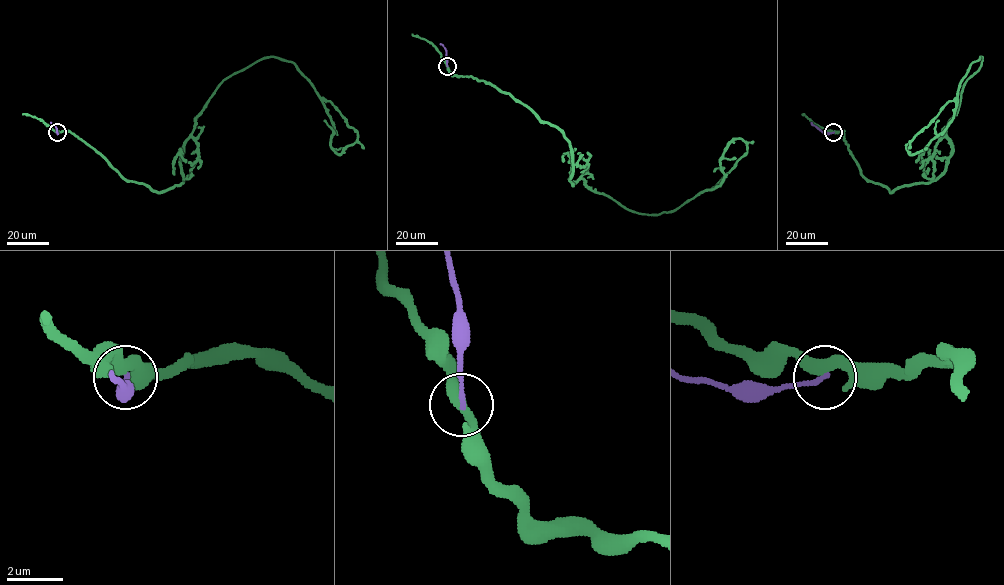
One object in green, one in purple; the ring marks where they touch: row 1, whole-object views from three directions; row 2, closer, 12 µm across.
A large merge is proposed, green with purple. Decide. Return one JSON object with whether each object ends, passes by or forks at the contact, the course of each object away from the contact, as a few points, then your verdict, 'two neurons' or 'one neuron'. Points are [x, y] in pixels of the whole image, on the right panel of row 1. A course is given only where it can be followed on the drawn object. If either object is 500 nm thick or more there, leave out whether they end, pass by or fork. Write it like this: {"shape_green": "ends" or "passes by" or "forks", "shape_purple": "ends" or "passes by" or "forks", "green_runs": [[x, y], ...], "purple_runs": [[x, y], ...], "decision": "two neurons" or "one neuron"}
{"shape_green": "passes by", "shape_purple": "ends", "green_runs": [[834, 132], [843, 131], [860, 172], [890, 192], [935, 181], [950, 154], [947, 123], [982, 57], [907, 148]], "purple_runs": [[834, 132], [821, 131], [811, 122]], "decision": "two neurons"}

